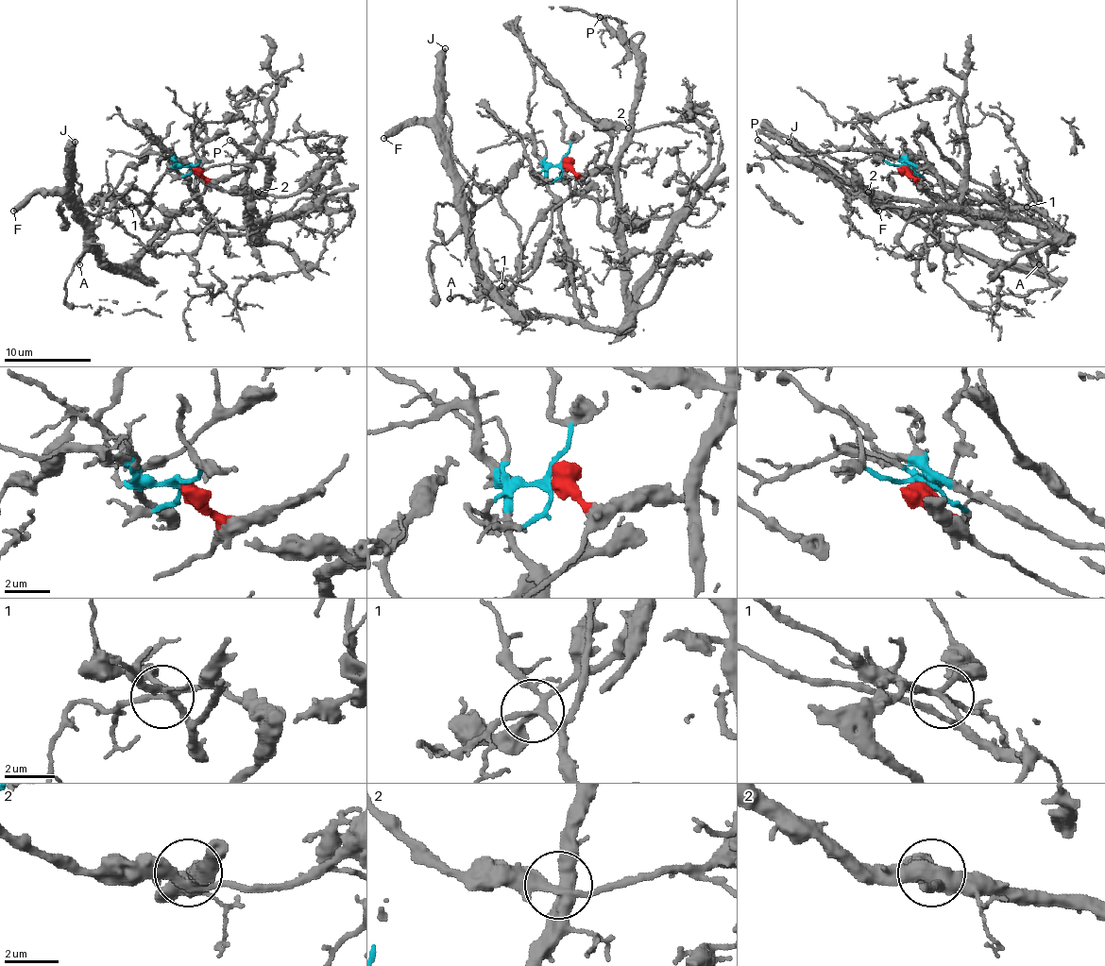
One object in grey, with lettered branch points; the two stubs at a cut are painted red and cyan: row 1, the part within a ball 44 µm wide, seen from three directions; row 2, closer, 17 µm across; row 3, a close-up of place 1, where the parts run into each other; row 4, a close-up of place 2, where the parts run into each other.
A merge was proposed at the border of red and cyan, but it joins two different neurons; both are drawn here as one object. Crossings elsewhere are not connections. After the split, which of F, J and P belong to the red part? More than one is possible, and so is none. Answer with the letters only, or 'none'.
F, J

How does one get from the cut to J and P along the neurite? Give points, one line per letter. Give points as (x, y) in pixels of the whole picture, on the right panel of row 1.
J: (905, 165), (951, 204), (1003, 222), (1028, 263), (948, 250), (920, 226), (836, 180), (788, 142)
P: (905, 165), (1003, 204), (1038, 207), (1068, 235), (1011, 242), (918, 202), (851, 192), (757, 139)

